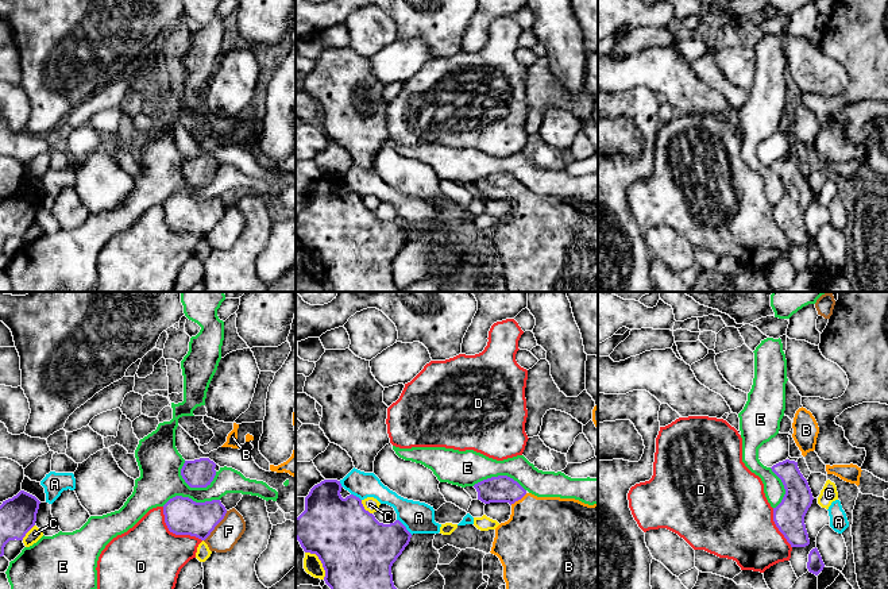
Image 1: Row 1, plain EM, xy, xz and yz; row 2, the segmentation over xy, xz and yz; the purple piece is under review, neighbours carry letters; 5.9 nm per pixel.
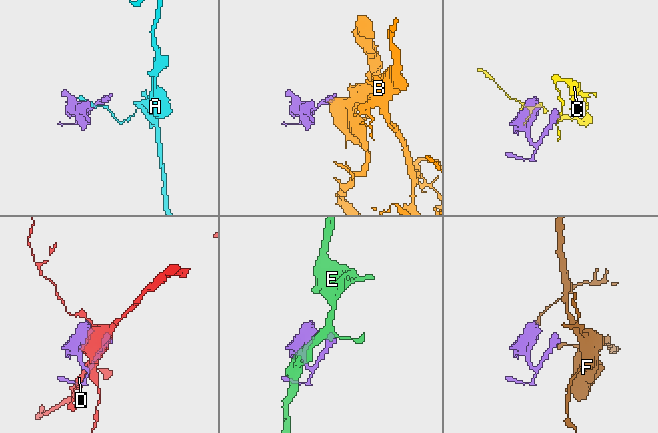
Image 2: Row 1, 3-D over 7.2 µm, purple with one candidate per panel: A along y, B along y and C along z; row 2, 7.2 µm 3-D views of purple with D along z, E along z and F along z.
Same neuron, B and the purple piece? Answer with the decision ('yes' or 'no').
yes

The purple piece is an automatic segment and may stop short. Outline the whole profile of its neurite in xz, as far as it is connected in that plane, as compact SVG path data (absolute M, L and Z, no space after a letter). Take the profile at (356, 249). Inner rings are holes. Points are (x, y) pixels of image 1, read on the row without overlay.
M324 177L305 195L305 208L296 215L296 236L305 250L316 251L325 267L331 292L402 292L393 280L391 263L409 242L412 231L395 217L379 220L354 192L341 195L337 177Z

